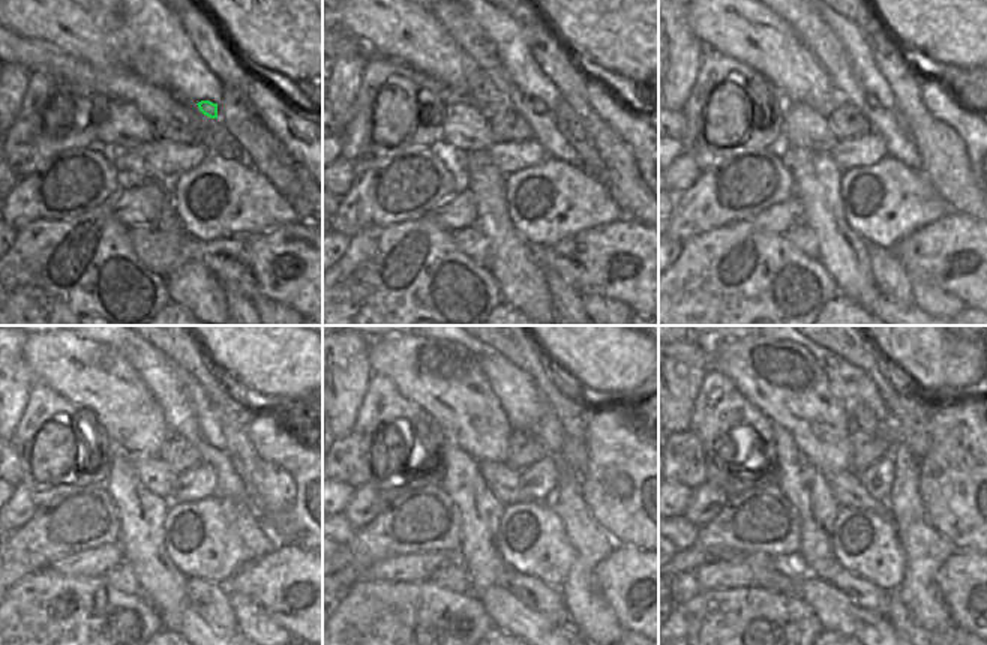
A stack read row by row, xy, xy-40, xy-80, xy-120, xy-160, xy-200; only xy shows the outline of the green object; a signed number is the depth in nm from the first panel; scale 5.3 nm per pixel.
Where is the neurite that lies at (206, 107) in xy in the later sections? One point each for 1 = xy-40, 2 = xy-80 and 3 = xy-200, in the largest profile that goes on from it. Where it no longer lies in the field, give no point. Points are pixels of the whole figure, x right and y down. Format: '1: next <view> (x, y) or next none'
1: next xy-40 (537, 105)
2: next xy-80 (872, 101)
3: next xy-200 (861, 419)

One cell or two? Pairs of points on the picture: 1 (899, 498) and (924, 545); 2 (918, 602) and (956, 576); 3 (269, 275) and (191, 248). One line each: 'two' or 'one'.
1: one
2: two
3: one

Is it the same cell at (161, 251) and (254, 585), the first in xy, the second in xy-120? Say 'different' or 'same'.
same

